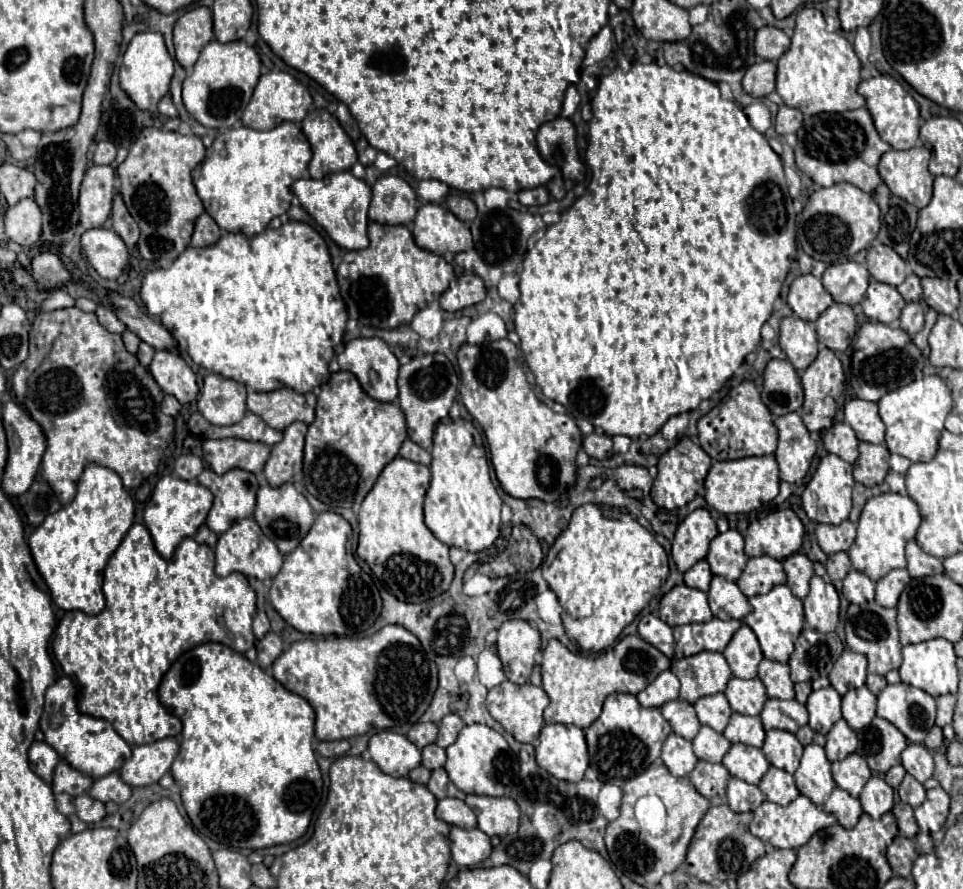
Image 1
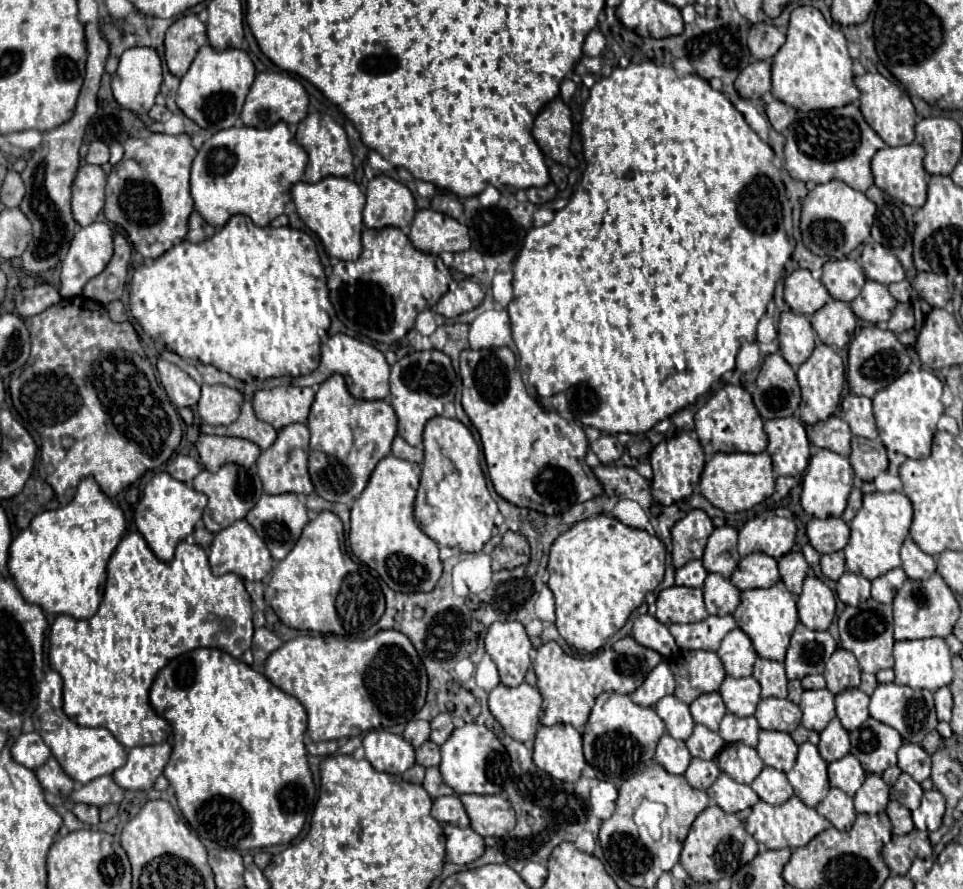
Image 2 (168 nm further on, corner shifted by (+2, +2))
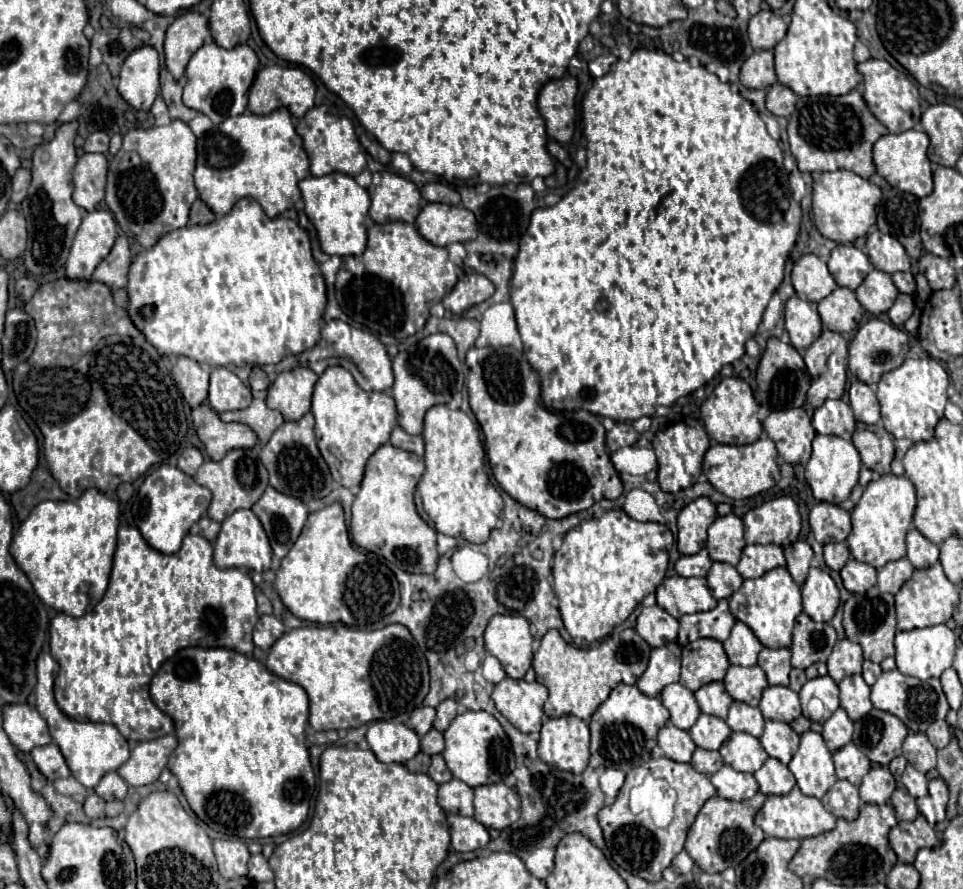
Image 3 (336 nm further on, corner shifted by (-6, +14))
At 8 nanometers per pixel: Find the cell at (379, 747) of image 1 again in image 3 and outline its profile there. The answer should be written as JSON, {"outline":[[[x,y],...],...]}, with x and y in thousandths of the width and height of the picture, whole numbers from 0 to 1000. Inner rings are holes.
{"outline":[[[390,811],[380,822],[384,845],[397,858],[422,858],[436,845],[436,829],[422,816]]]}

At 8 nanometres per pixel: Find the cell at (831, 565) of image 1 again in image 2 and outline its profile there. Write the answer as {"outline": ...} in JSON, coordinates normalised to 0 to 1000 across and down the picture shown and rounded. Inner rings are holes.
{"outline":[[[868,620],[868,622],[860,622],[860,624],[854,624],[852,629],[852,636],[854,636],[854,645],[864,651],[864,654],[870,654],[874,649],[874,645],[879,642],[879,636],[876,636],[876,624],[874,620]]]}

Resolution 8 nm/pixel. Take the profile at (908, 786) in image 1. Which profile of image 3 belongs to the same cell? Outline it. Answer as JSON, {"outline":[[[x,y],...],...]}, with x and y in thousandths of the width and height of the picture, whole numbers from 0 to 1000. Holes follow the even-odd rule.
{"outline":[[[941,861],[937,870],[937,883],[943,888],[947,897],[960,897],[964,892],[964,876],[960,870],[951,867],[947,861]]]}

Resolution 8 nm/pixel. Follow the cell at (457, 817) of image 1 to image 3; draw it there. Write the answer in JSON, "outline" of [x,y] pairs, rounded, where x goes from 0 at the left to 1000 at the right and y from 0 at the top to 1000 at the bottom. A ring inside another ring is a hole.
{"outline":[[[469,876],[461,883],[455,885],[455,906],[463,915],[476,915],[482,919],[492,917],[492,906],[490,906],[490,885],[486,885],[478,876]]]}

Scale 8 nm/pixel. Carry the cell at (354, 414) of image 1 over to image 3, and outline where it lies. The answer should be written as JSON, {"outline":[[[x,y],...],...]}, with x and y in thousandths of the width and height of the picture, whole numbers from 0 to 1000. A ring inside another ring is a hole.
{"outline":[[[341,413],[330,424],[330,429],[326,433],[326,442],[324,442],[324,467],[328,471],[326,485],[328,485],[328,494],[330,494],[330,505],[336,514],[336,519],[341,521],[347,541],[351,541],[353,546],[357,546],[361,550],[374,548],[374,541],[378,537],[378,528],[380,528],[384,512],[395,501],[403,498],[405,485],[413,478],[413,465],[411,465],[411,456],[407,451],[407,444],[390,442],[390,440],[382,442],[382,440],[374,438],[370,433],[368,424],[363,422],[363,417],[359,417],[357,413]]]}

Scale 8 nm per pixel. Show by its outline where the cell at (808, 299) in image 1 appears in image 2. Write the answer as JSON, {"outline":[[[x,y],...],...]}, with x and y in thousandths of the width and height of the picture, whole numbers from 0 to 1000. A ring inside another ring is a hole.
{"outline":[[[829,303],[814,316],[814,339],[825,352],[843,354],[862,339],[862,330],[854,316],[845,314],[839,303]]]}

